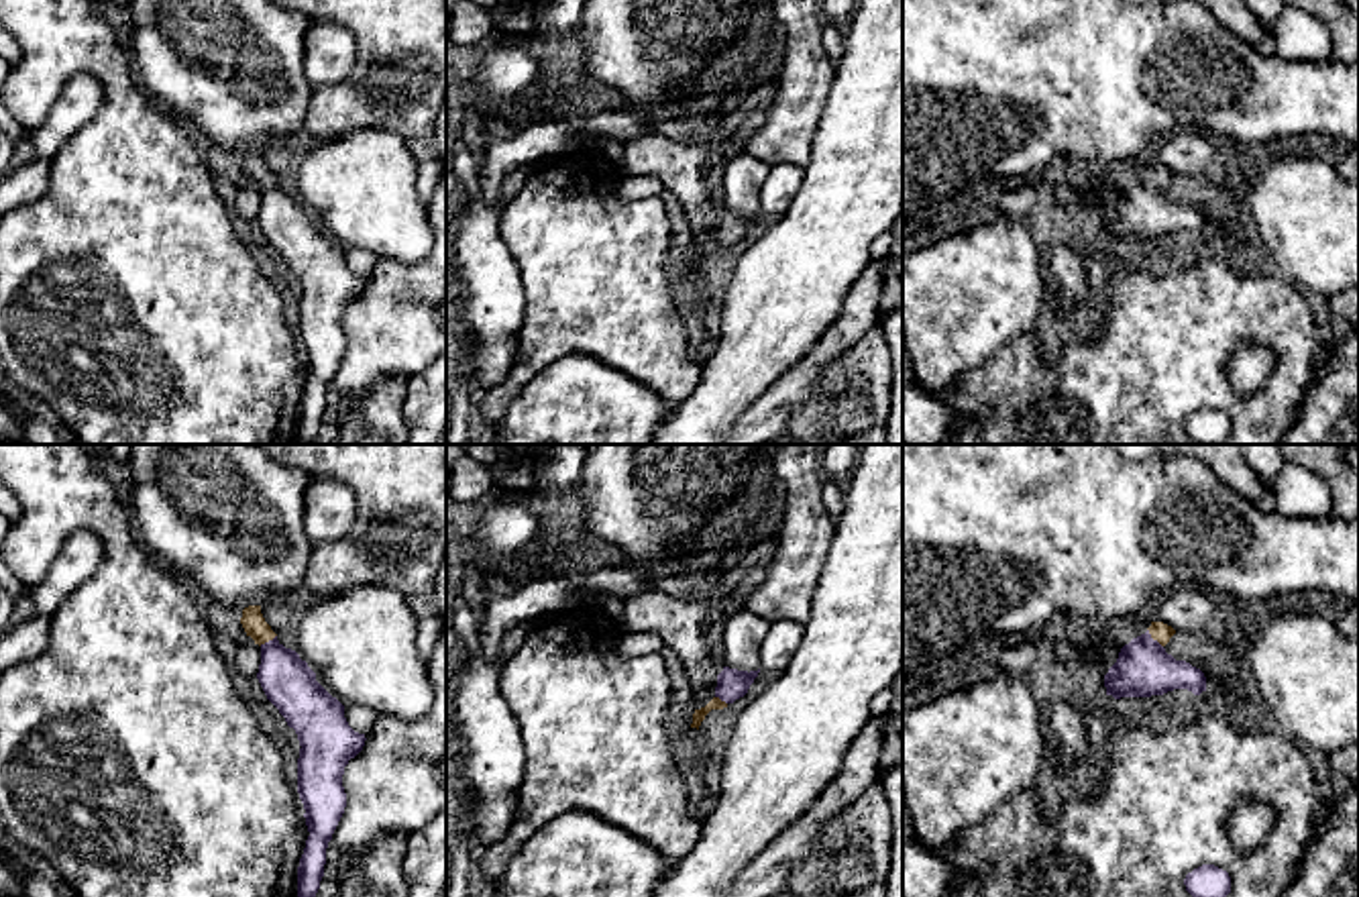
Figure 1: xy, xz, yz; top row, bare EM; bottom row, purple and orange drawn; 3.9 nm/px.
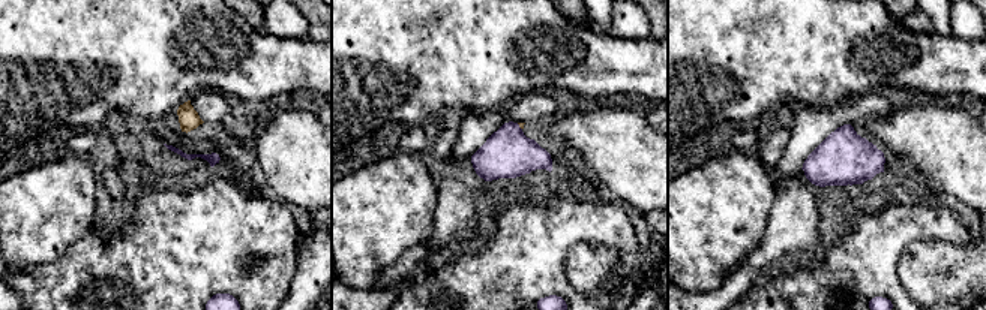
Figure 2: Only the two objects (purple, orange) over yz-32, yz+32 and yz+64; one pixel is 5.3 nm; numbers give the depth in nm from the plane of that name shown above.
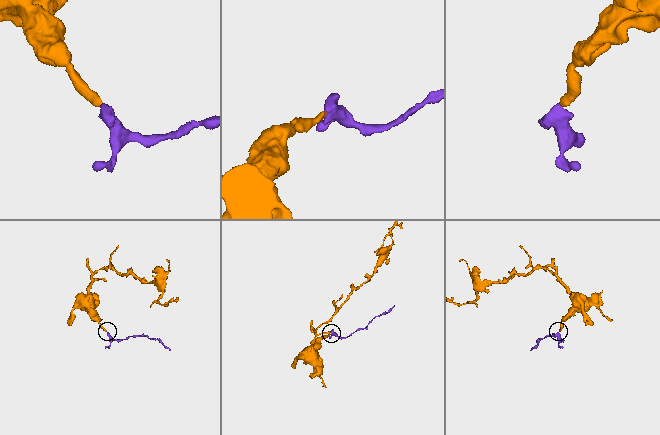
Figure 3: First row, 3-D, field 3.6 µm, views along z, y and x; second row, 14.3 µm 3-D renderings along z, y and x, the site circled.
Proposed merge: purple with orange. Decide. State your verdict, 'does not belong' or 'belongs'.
belongs

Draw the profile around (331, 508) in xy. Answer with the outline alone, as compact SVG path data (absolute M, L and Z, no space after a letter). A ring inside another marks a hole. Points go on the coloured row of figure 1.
M314 477L306 489L306 534L312 544L342 540L357 518L357 499L348 485Z

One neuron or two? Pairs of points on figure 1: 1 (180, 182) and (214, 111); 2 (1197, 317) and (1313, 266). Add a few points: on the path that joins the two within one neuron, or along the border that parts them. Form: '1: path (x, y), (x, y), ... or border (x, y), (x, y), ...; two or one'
1: border (155, 100), (190, 133); two
2: border (1284, 278), (1296, 286); two

